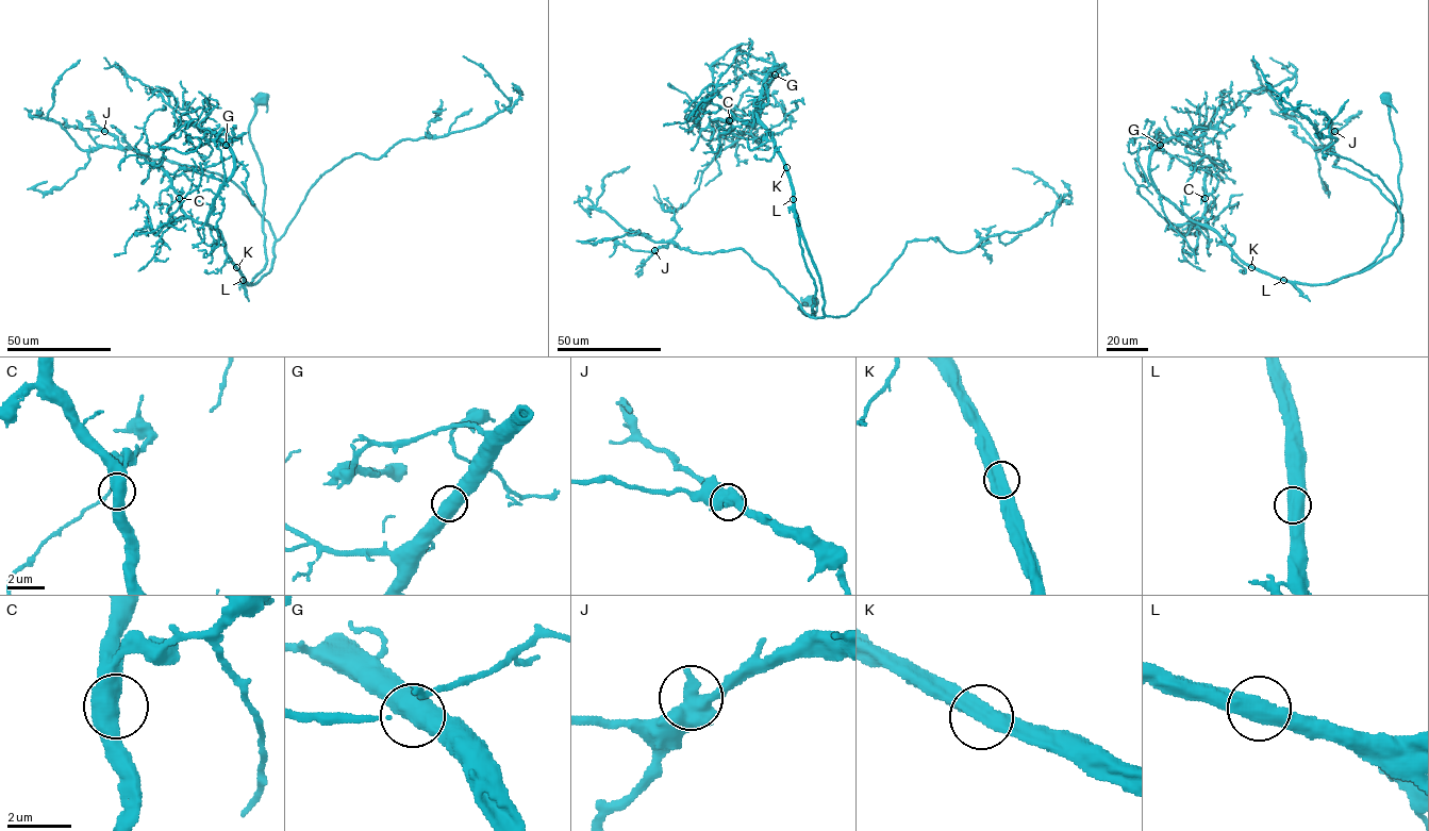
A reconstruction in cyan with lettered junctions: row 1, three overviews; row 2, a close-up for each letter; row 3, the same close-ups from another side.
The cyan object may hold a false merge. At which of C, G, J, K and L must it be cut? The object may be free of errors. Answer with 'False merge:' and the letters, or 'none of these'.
False merge: none of these

